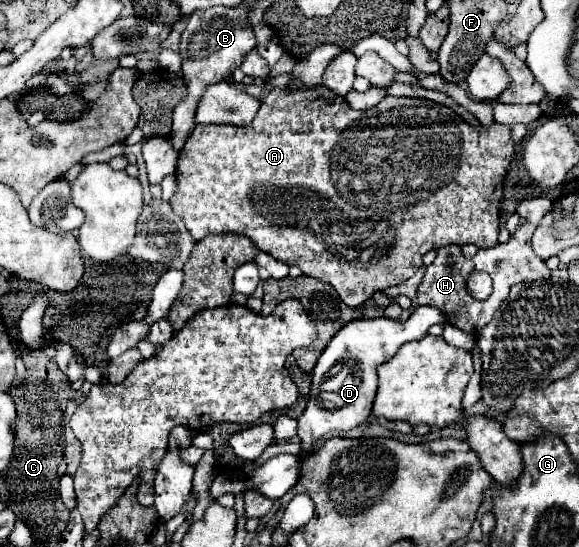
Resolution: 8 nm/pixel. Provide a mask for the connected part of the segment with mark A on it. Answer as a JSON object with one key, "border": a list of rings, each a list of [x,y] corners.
{"border":[[[274,87],[262,99],[262,105],[254,117],[254,121],[246,127],[234,125],[196,125],[190,137],[186,139],[184,151],[180,151],[178,167],[176,167],[176,183],[178,189],[170,199],[170,207],[174,213],[184,221],[188,233],[200,241],[208,235],[222,235],[222,233],[236,233],[246,235],[254,245],[270,253],[274,259],[286,265],[298,265],[304,275],[314,277],[318,281],[330,283],[342,301],[348,307],[360,307],[368,301],[376,291],[384,291],[390,285],[400,285],[416,269],[420,269],[420,257],[424,257],[430,249],[440,249],[446,245],[466,245],[474,243],[480,249],[494,247],[498,243],[498,229],[500,229],[500,203],[504,199],[504,177],[508,165],[514,157],[514,141],[510,137],[508,125],[490,125],[490,127],[472,127],[452,109],[426,101],[426,99],[408,99],[408,97],[392,97],[386,95],[378,105],[366,111],[354,111],[344,97],[332,93],[326,87],[312,87],[312,89],[282,89]]]}

